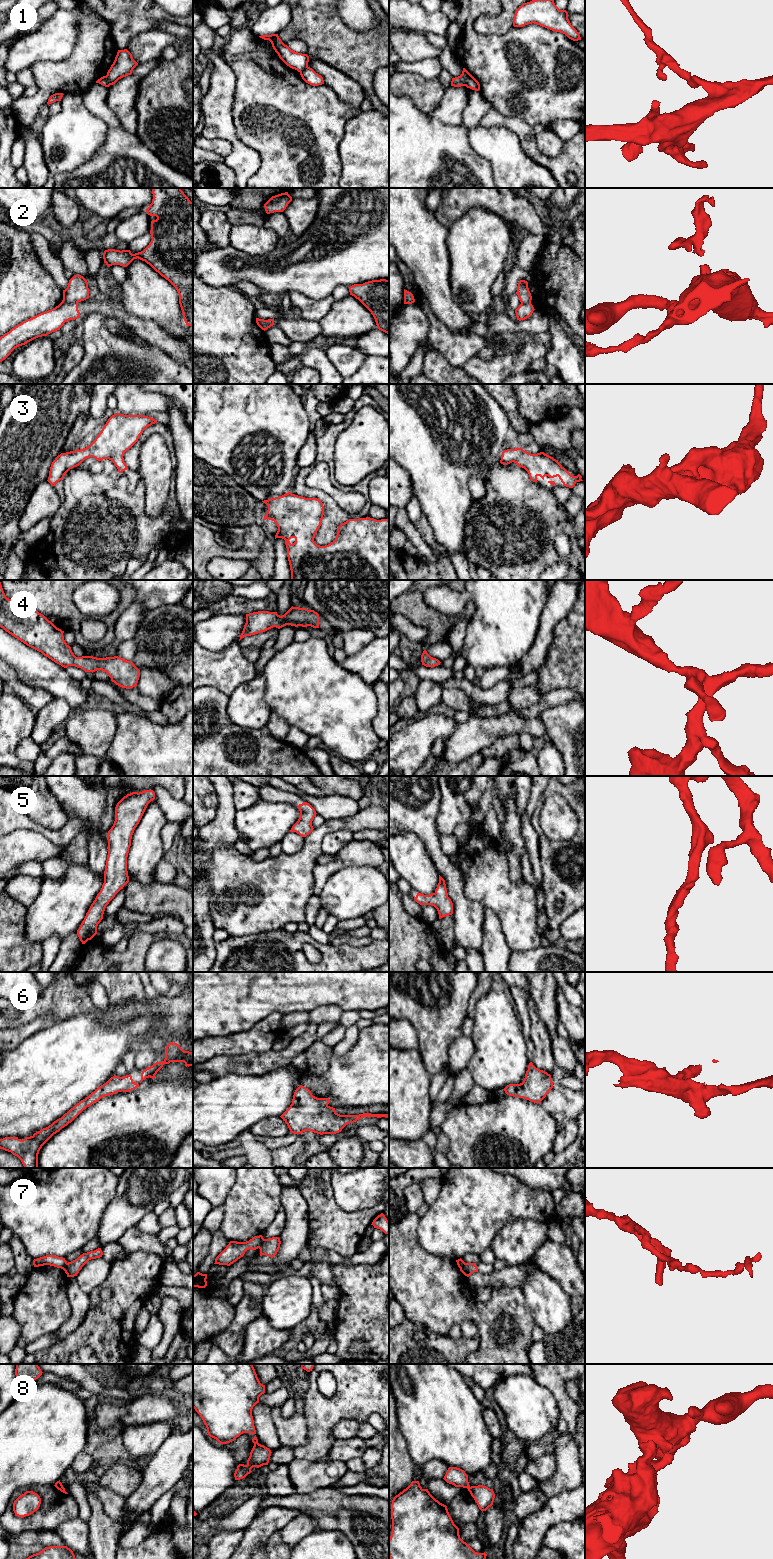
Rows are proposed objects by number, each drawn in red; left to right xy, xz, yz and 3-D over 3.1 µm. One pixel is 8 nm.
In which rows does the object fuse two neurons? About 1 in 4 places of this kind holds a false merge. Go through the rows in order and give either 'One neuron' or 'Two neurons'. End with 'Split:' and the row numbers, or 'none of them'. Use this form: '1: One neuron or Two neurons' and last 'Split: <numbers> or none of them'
1: Two neurons
2: Two neurons
3: One neuron
4: One neuron
5: One neuron
6: One neuron
7: Two neurons
8: Two neurons
Split: 1, 2, 7, 8

